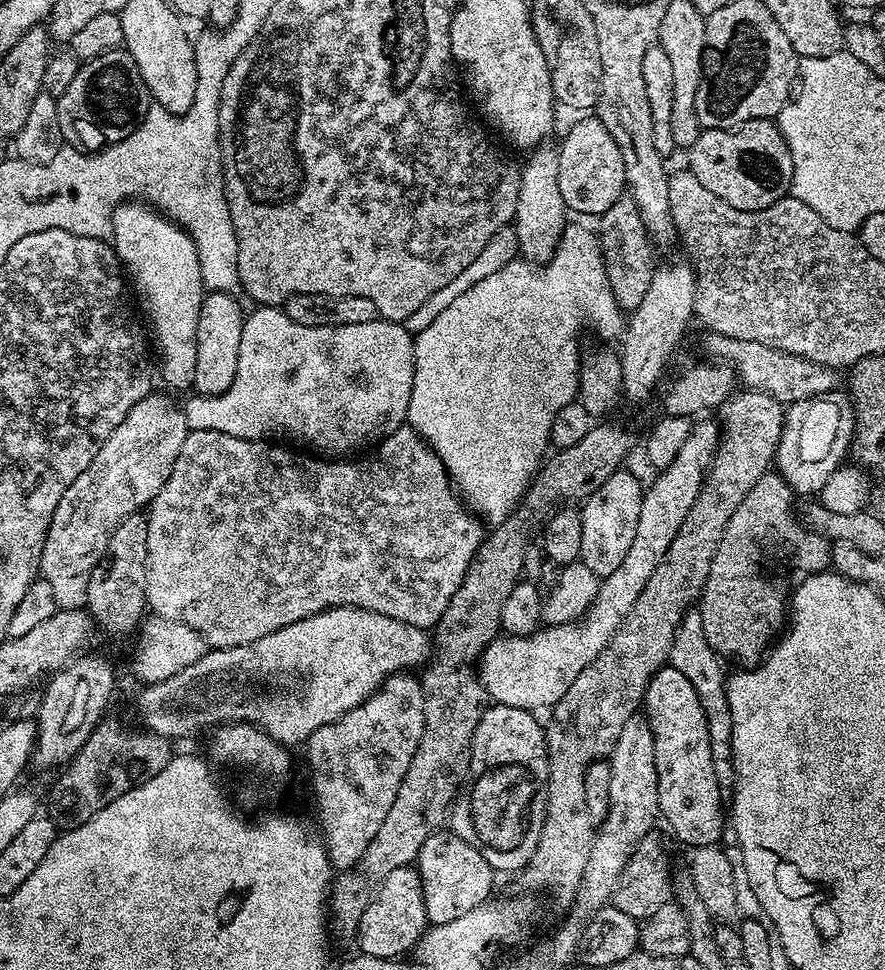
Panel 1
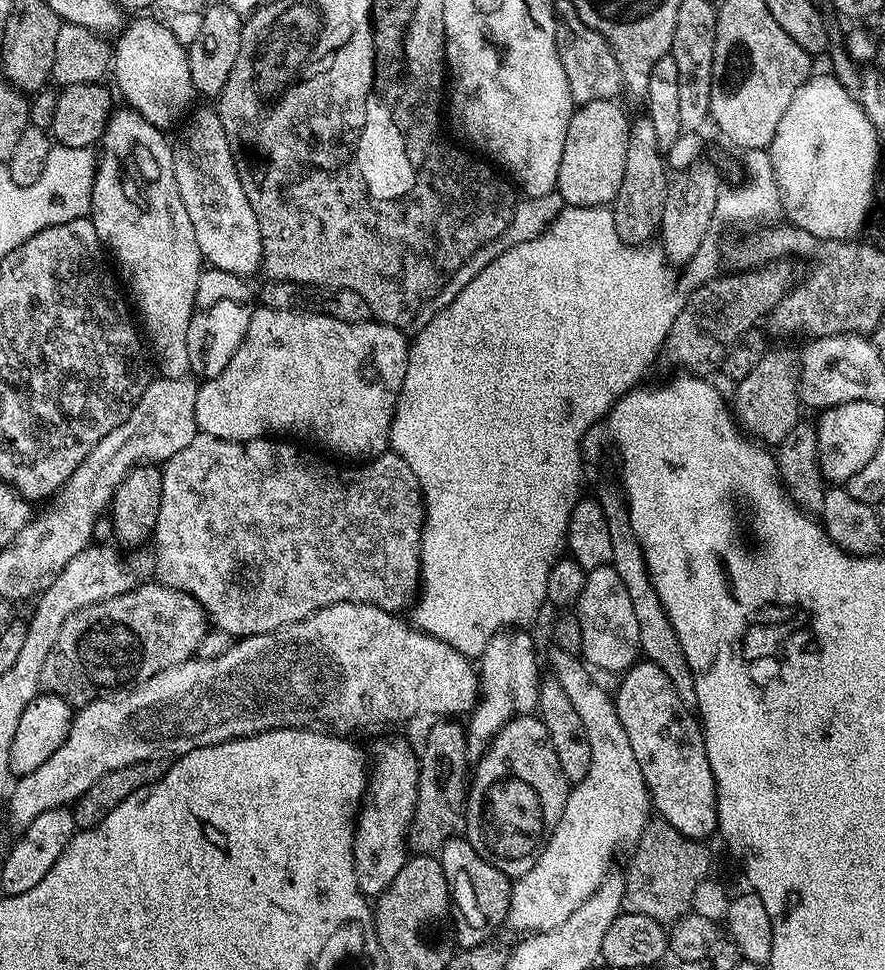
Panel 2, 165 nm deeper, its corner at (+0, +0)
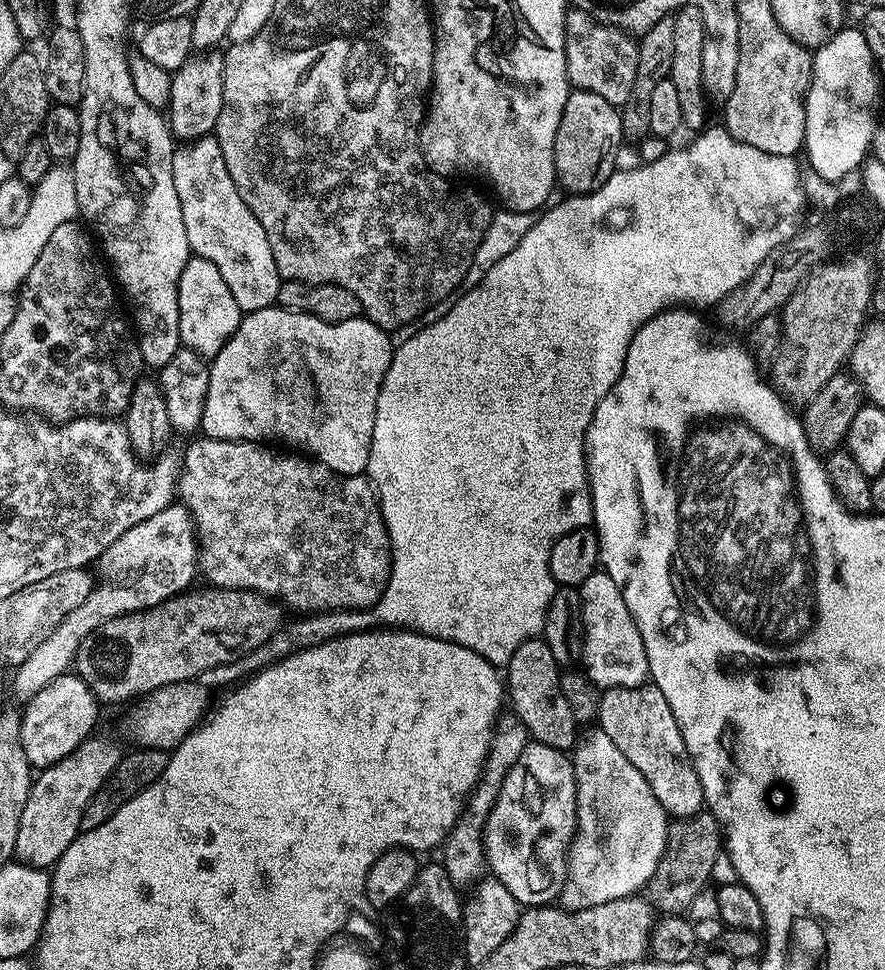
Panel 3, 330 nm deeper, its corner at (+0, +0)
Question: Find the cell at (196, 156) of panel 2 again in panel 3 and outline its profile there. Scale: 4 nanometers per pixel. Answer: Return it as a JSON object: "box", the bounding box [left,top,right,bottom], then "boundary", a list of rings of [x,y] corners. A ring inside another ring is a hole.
{"box":[172,135,282,313],"boundary":[[[215,135],[199,136],[181,143],[172,154],[172,173],[191,251],[206,258],[206,262],[214,262],[214,266],[218,266],[222,278],[226,278],[226,286],[230,286],[230,294],[234,294],[234,300],[238,302],[241,313],[273,307],[282,283],[280,271],[274,262],[274,250],[270,250],[270,242],[266,238],[266,230],[262,230],[262,222],[258,222],[250,206],[242,202],[242,194],[238,194],[238,186],[234,186],[234,178],[230,178],[230,170],[226,170],[226,158],[222,156],[222,146],[216,141]]]}

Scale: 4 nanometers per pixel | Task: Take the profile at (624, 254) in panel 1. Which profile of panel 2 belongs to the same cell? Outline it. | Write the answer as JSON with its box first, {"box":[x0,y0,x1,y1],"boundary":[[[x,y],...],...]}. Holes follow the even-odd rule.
{"box":[611,114,670,244],"boundary":[[[647,114],[633,119],[628,126],[628,141],[626,142],[626,170],[622,174],[622,186],[618,186],[618,194],[611,205],[614,226],[618,230],[618,238],[628,244],[642,244],[651,241],[660,231],[662,222],[662,206],[666,206],[666,194],[670,183],[670,172],[666,167],[665,153],[658,146],[658,137],[654,134],[654,125],[650,123]]]}

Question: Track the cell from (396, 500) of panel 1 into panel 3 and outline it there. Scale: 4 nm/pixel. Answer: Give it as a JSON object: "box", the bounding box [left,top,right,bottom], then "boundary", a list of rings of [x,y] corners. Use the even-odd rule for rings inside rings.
{"box":[178,439,393,614],"boundary":[[[199,439],[184,452],[184,465],[181,466],[180,472],[178,471],[178,500],[188,509],[188,513],[192,516],[192,523],[196,525],[198,572],[201,577],[205,576],[208,579],[205,581],[209,585],[256,592],[260,596],[267,596],[273,602],[279,602],[285,609],[293,608],[296,614],[371,608],[380,601],[380,596],[387,591],[389,580],[393,575],[393,545],[381,512],[378,488],[367,475],[340,476],[315,458],[309,458],[304,454],[293,454],[288,450],[275,452],[272,449],[275,447],[265,446],[260,442]]]}

